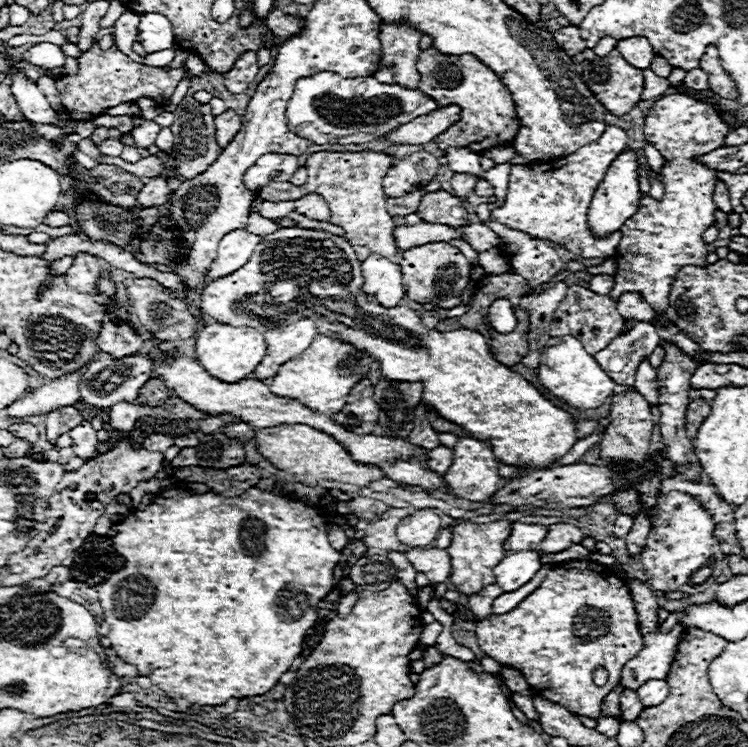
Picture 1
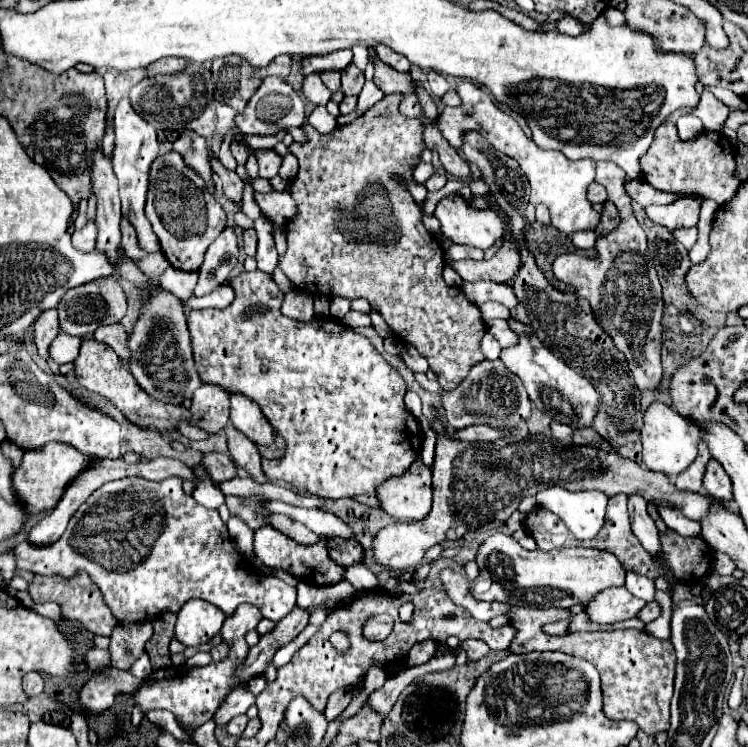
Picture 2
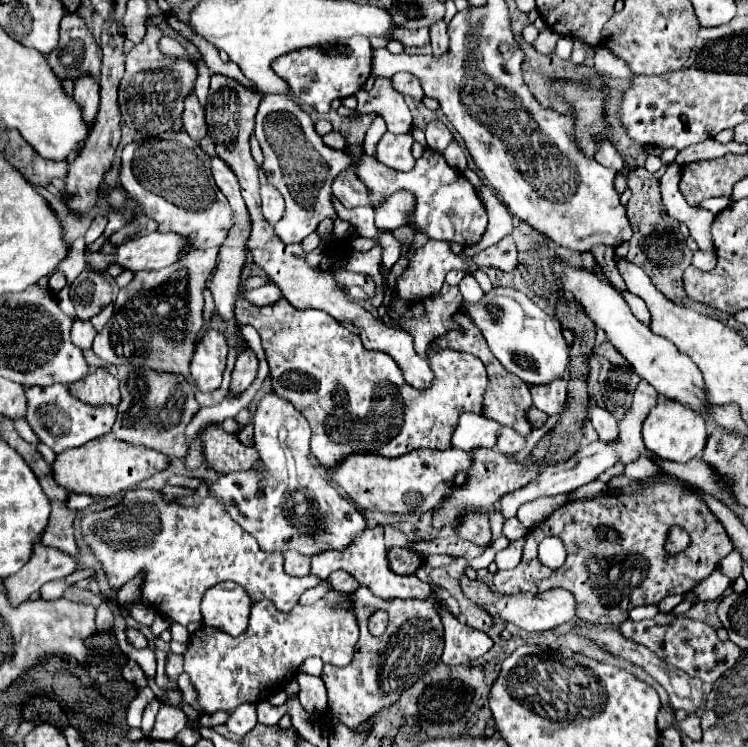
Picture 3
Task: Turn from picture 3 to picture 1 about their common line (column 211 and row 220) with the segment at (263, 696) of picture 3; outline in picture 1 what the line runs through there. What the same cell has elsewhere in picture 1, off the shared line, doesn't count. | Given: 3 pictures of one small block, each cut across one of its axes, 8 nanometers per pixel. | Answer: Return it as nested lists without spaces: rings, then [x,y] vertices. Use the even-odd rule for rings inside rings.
[[[688,94],[662,96],[646,112],[646,142],[654,144],[662,156],[672,156],[672,164],[664,164],[662,170],[662,184],[666,190],[664,198],[654,200],[642,196],[638,212],[622,226],[622,240],[614,256],[618,264],[614,274],[616,284],[610,292],[614,300],[628,290],[640,292],[654,310],[664,312],[668,306],[668,290],[678,270],[690,264],[706,266],[704,256],[708,250],[702,240],[702,230],[714,222],[714,212],[718,210],[712,202],[718,170],[700,166],[696,158],[724,146],[728,132],[728,124],[710,104],[698,102]]]

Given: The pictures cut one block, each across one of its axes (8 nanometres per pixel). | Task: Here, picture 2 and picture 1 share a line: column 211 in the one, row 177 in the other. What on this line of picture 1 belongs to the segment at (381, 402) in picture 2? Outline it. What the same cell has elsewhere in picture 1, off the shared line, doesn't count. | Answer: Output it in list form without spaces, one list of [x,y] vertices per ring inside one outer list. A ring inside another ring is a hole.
[[[316,152],[306,160],[308,182],[304,186],[294,186],[290,182],[270,184],[260,190],[262,200],[296,200],[304,194],[316,192],[326,198],[330,206],[332,224],[338,224],[346,230],[346,238],[362,262],[368,254],[380,254],[388,260],[398,258],[398,246],[394,240],[394,222],[386,212],[382,178],[392,166],[390,156],[376,152]]]

